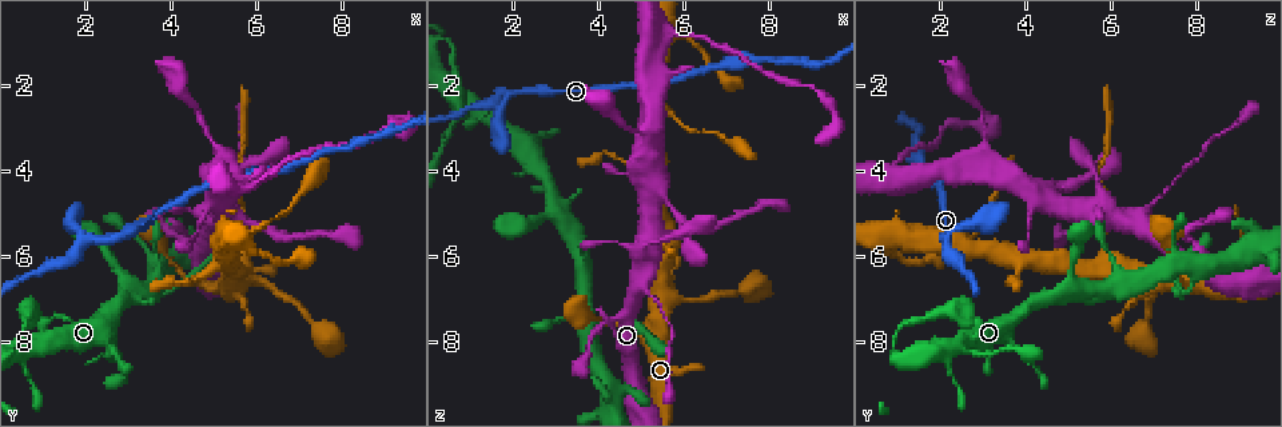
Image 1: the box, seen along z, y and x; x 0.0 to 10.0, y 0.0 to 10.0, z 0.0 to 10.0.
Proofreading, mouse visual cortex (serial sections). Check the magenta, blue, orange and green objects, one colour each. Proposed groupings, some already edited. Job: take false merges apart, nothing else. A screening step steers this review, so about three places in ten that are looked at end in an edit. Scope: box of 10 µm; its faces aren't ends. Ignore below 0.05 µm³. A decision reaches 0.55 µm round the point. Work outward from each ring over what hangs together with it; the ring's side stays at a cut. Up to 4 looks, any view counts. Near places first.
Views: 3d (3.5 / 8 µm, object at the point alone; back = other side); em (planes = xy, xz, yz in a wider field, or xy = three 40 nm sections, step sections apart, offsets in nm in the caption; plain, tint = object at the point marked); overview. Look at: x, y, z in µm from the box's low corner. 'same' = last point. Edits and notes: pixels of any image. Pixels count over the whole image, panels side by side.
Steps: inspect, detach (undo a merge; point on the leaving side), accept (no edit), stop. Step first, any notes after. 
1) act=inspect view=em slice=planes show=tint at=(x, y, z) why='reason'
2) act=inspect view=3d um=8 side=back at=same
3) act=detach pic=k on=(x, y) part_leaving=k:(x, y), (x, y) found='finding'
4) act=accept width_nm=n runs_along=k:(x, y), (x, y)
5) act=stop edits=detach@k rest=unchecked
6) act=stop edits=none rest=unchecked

act=inspect view=3d um=8 at=(5.65, 4.85, 5.90) why='a narrow waist'

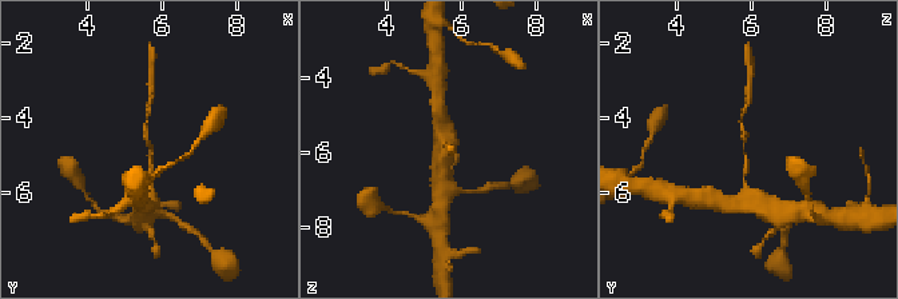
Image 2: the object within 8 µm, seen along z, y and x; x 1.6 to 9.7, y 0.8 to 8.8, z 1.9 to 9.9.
act=inspect view=em slice=xy step=3 show=tint at=same arm_widths_nm=100,150

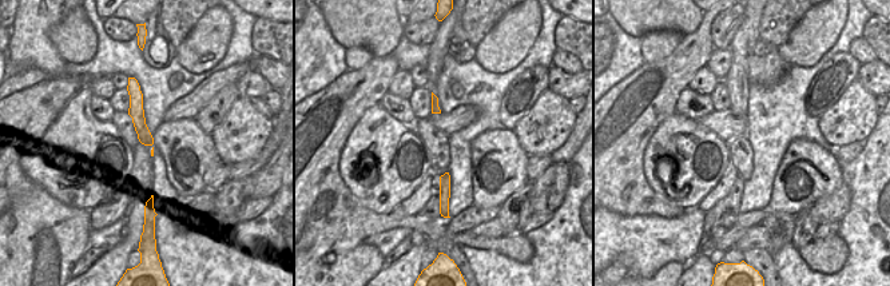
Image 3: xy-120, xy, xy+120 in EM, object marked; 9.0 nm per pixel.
act=accept runs_along=2:(151, 191), (147, 112) found='continuous, no second cell'

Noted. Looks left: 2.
act=inspect view=3d um=3.5 at=(2.15, 5.60, 2.15) why='three-way junction'

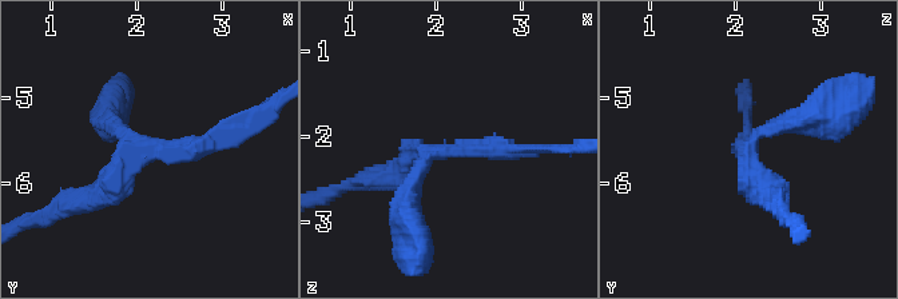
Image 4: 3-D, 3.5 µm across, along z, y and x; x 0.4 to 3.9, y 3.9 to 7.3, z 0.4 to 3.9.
act=inspect view=em slice=xy step=3 show=tint at=(2.15, 5.65, 2.15) arms=3 arm_widths_nm=200,200,300 why='shape alone is not enough'

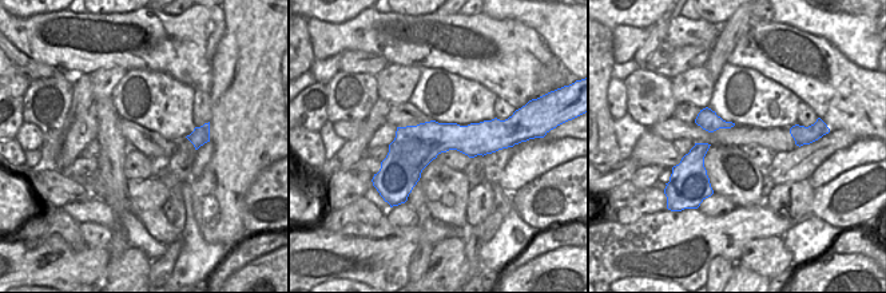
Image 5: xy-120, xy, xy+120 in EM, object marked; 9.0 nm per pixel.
act=accept runs_along=4:(533, 148), (434, 148), (410, 210) found='one cell here'

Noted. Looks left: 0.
act=stop edits=none rest=unchecked

